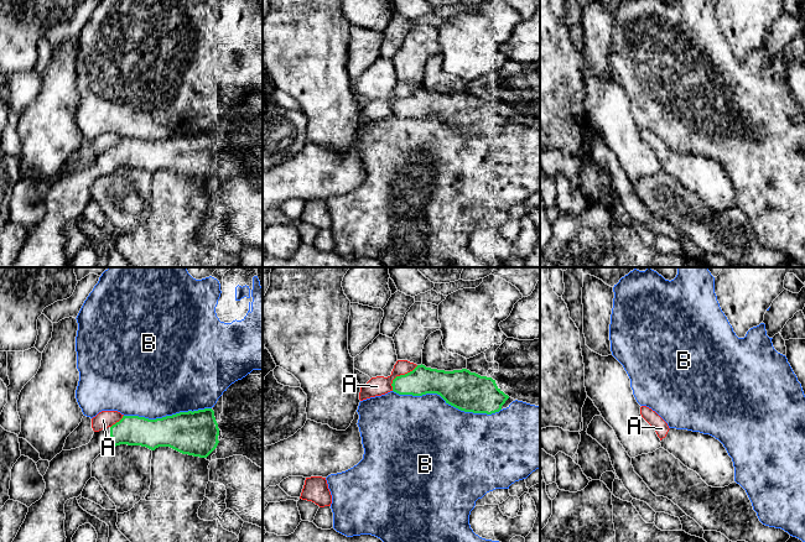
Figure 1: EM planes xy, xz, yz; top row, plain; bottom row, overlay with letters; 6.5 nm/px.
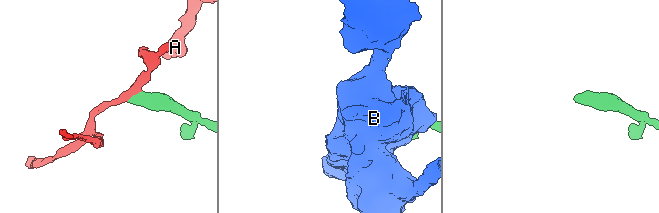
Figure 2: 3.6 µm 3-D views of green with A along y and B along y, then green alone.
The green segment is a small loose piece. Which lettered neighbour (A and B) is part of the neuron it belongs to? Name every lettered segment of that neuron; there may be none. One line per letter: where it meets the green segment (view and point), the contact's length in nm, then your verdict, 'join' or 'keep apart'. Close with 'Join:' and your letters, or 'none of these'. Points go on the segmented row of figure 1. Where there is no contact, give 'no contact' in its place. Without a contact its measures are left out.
A: contact xz (400, 375); length 240 nm; keep apart
B: contact xz (447, 402); length 700 nm; keep apart
Join: none of these

